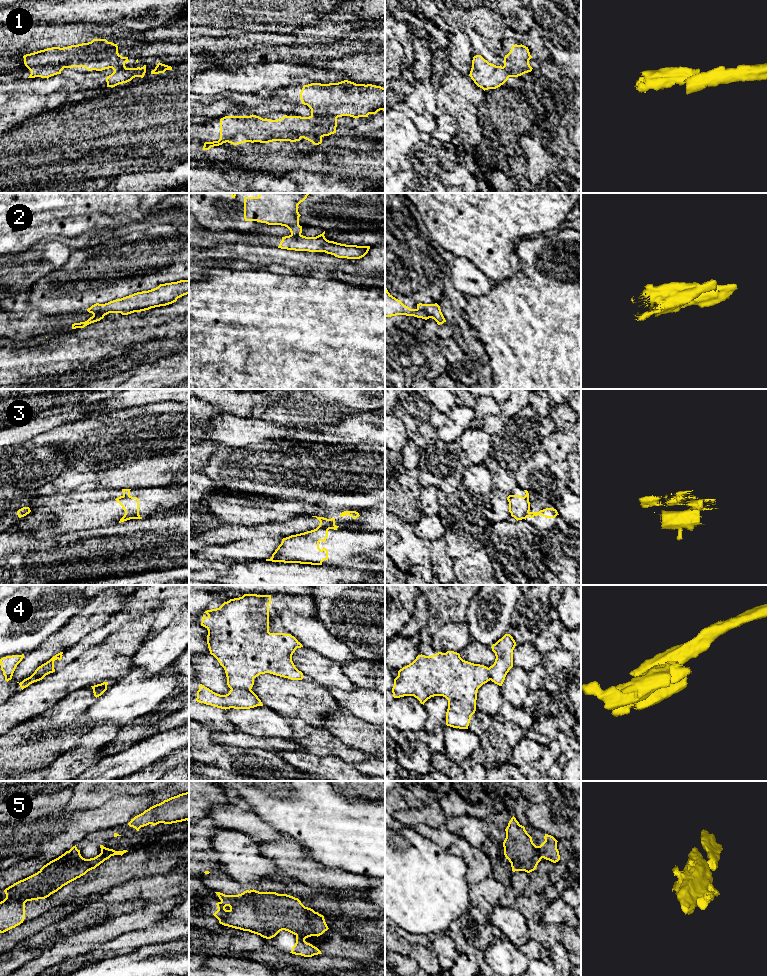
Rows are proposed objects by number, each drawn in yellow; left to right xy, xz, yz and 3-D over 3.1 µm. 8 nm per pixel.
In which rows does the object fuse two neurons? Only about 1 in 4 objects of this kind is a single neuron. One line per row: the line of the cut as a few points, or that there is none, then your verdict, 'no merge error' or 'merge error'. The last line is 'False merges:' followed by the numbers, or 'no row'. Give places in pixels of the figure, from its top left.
1: cut in xz along (311, 114), (337, 117); merge error
2: cut in yz along (417, 308), (424, 311), (429, 317); merge error
3: cut in xz along (329, 528), (316, 529); merge error
4: cut in xz along (231, 688), (246, 688), (250, 690); merge error
5: no cut; no merge error
False merges: 1, 2, 3, 4

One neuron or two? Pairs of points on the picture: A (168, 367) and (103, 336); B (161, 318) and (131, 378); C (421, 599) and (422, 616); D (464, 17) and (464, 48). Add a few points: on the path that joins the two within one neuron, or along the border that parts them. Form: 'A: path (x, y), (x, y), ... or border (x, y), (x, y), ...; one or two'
A: border (172, 354), (145, 363); two
B: border (137, 366), (120, 371), (114, 375); two
C: path (421, 603), (421, 612); one
D: border (459, 29), (465, 34); two

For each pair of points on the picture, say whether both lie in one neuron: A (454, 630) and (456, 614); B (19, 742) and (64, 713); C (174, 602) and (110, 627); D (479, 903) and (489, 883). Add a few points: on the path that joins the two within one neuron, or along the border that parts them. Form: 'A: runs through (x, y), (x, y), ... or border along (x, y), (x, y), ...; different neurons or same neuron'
A: border along (464, 621), (445, 624), (436, 631); different neurons
B: runs through (30, 731), (48, 713), (53, 713); same neuron
C: runs through (158, 614), (142, 611), (126, 615); same neuron
D: runs through (483, 898), (489, 891), (489, 888); same neuron

